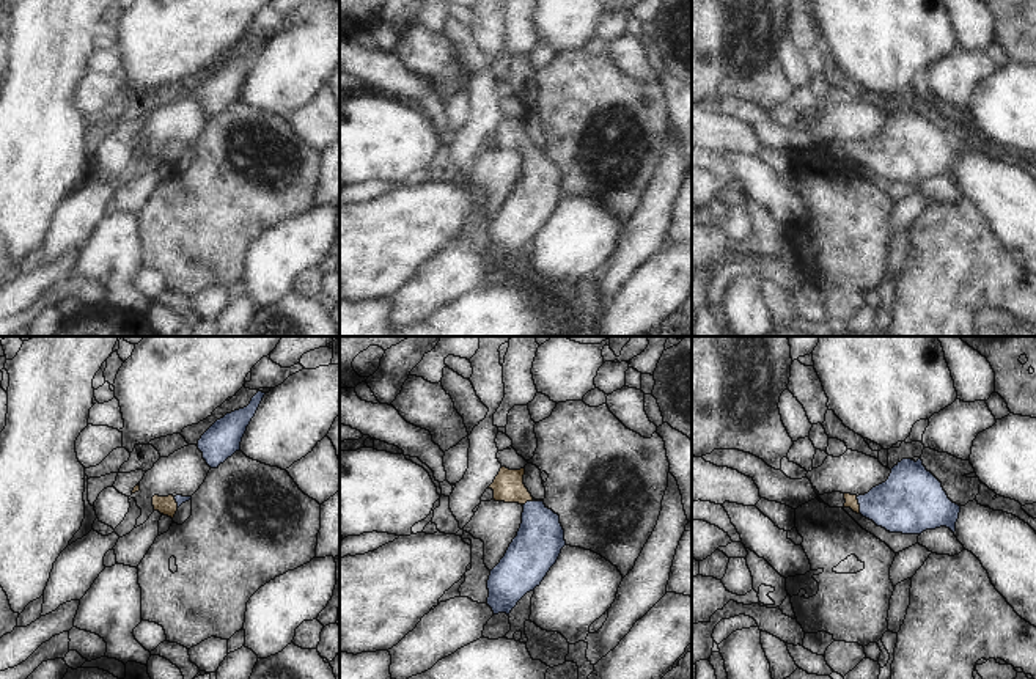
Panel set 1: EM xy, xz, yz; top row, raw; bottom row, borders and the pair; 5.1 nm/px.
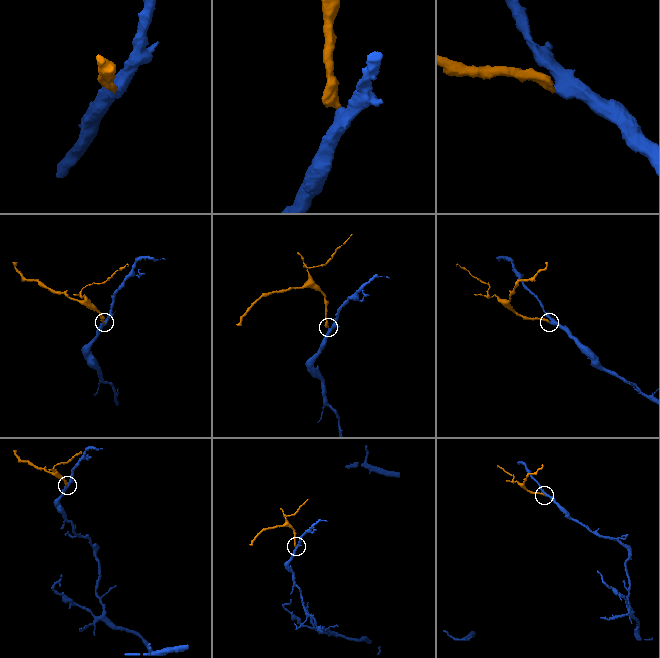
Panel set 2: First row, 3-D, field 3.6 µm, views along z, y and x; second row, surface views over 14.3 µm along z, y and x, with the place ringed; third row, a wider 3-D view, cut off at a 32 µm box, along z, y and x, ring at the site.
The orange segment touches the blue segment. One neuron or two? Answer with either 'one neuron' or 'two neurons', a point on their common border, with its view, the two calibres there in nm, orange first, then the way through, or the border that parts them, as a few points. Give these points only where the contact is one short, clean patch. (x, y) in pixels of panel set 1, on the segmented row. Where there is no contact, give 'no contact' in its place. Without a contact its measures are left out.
one neuron; meets orange in yz at (859, 505); 60 nm thick on the orange side, 320 nm on the other; runs through yz (851, 500), (859, 505), (896, 505), (907, 502)

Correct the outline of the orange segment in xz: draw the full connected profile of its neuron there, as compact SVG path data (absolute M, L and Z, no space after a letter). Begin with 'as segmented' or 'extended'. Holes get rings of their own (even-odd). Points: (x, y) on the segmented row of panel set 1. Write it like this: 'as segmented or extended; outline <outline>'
extended; outline M501 467L489 489L495 501L524 506L517 536L505 556L490 571L487 605L494 615L506 613L530 591L541 585L566 545L560 516L544 501L535 501L524 484L525 468Z

